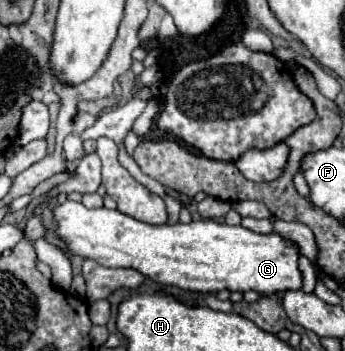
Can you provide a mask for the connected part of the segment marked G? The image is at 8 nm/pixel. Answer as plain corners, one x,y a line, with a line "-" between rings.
69,199
65,203
55,203
51,211
57,223
55,233
65,243
65,253
69,257
79,255
83,259
93,259
105,267
131,267
161,285
173,285
179,289
199,291
199,293
219,293
221,289
245,293
253,289
261,295
271,295
271,293
283,293
289,289
301,289
301,273
297,269
299,249
297,245
293,245
291,241
285,241
277,233
259,235
241,225
231,227
227,223
217,223
215,219
199,219
187,225
183,223
149,225
117,209
107,209
107,207
87,209
83,203
75,203

